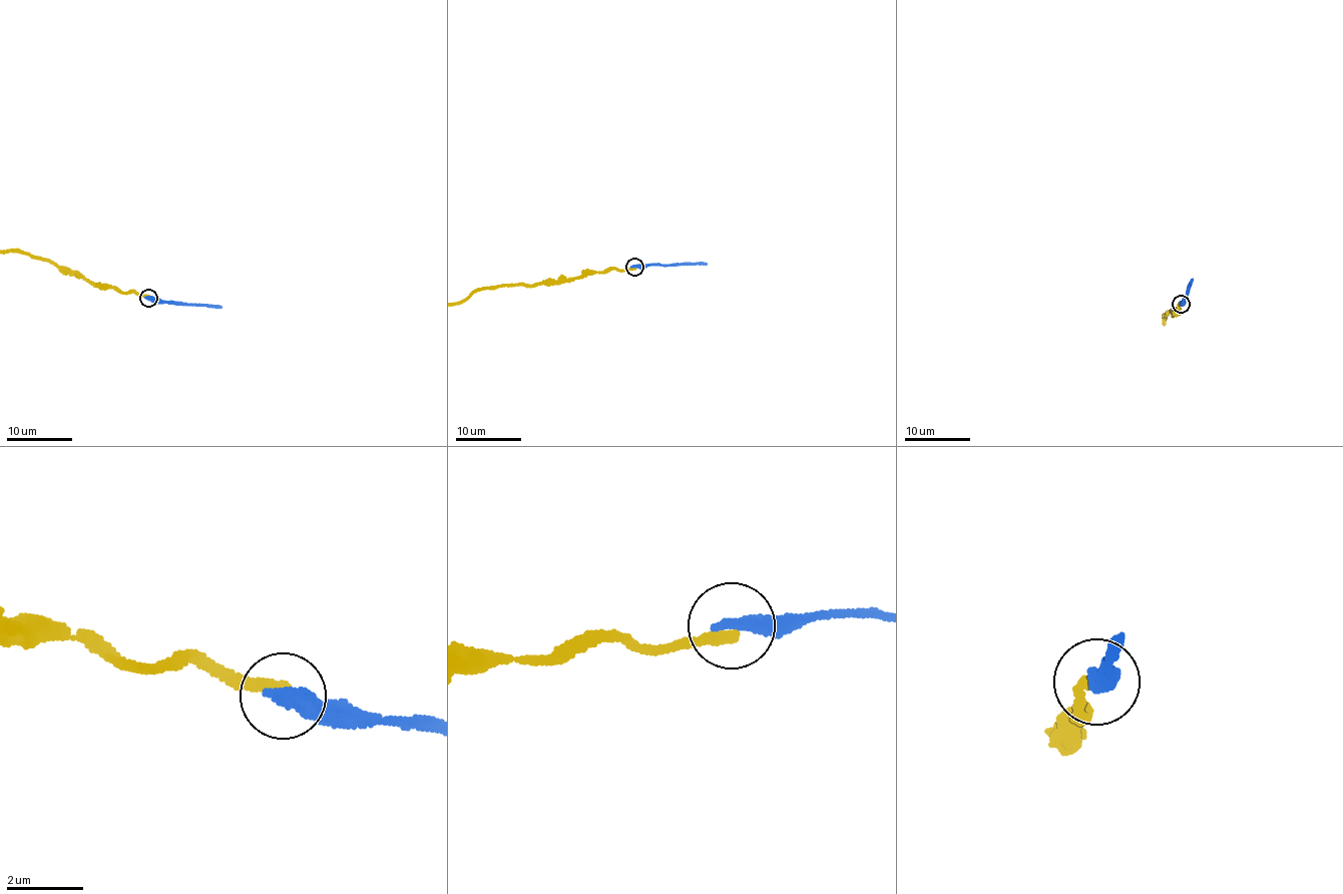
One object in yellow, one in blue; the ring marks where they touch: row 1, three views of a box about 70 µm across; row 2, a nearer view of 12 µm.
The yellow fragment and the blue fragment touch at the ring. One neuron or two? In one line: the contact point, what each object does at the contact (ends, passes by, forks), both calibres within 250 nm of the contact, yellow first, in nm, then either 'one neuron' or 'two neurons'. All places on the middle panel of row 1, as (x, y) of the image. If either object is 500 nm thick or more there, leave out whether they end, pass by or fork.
at (634, 267); yellow ends there; blue ends there; 300 nm thick on the yellow side, 440 nm on the other; two neurons

